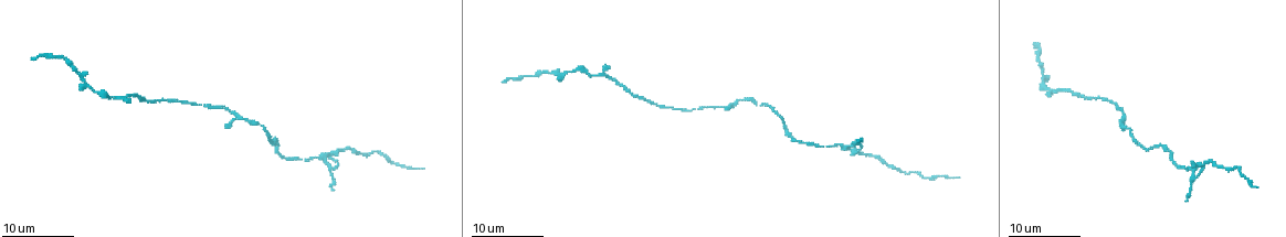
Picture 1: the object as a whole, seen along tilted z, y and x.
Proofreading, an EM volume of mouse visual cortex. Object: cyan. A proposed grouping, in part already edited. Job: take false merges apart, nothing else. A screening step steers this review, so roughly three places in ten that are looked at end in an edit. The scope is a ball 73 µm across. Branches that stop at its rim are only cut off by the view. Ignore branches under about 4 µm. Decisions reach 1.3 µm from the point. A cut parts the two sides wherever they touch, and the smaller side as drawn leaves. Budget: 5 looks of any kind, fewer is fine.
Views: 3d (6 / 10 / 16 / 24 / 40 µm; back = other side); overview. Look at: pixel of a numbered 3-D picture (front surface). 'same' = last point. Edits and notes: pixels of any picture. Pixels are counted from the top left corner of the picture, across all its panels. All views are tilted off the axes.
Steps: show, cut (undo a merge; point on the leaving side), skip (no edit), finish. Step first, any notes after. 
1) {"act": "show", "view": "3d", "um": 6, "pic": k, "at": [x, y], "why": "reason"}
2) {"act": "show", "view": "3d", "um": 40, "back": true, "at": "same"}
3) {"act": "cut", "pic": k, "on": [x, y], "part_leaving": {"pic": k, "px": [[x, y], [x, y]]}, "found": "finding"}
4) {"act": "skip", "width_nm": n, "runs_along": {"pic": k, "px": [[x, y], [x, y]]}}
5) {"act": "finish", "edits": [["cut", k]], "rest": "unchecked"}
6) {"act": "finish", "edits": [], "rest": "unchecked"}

{"act": "show", "view": "3d", "um": 16, "pic": 1, "at": [77, 72]}

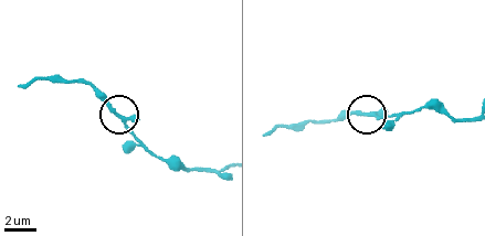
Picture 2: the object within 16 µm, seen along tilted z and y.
{"act": "show", "view": "3d", "um": 6, "pic": 2, "at": [367, 112]}

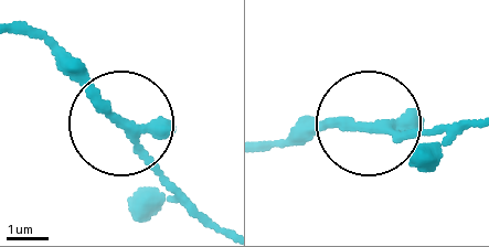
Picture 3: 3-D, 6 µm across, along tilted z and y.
{"act": "skip", "arms": 3, "runs_along": {"pic": 3, "px": [[463, 124], [315, 126], [275, 142]]}, "found": "one cell here"}

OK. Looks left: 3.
{"act": "show", "view": "3d", "um": 24, "pic": 1, "at": [259, 122]}

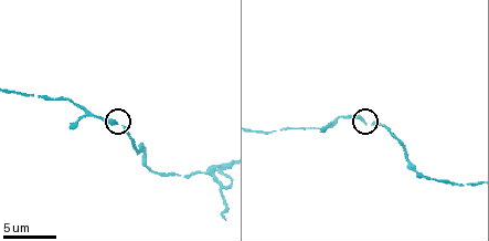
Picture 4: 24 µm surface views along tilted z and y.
{"act": "show", "view": "3d", "um": 10, "pic": 4, "at": [363, 121]}

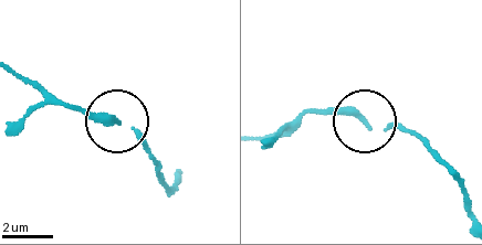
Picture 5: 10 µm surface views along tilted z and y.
{"act": "skip", "width_nm": 170, "found": "one cell here"}

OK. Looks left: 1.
{"act": "show", "view": "3d", "um": 6, "pic": 4, "at": [212, 175], "why": "four or more arms meet"}

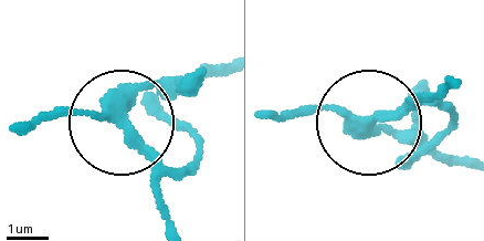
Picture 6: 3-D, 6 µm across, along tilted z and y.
{"act": "cut", "pic": 6, "on": [403, 164], "side_arm_um": 5, "part_leaving": {"pic": 6, "px": [[368, 125], [444, 88]]}, "found": "a second cell is stuck on"}

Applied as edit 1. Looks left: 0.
{"act": "finish", "edits": [["cut", 6]], "rest": "unchecked"}

